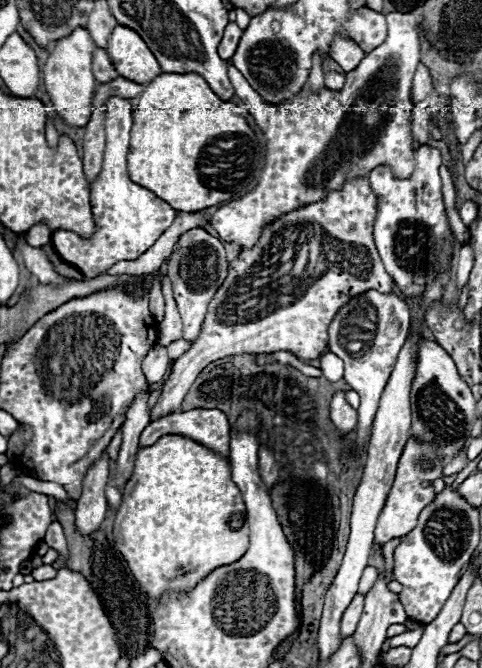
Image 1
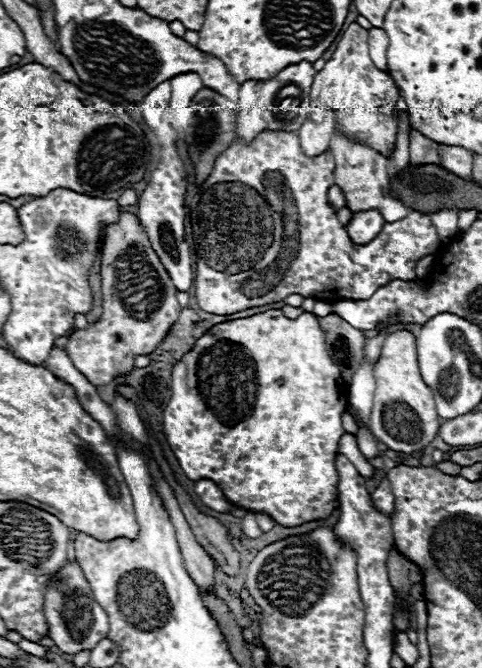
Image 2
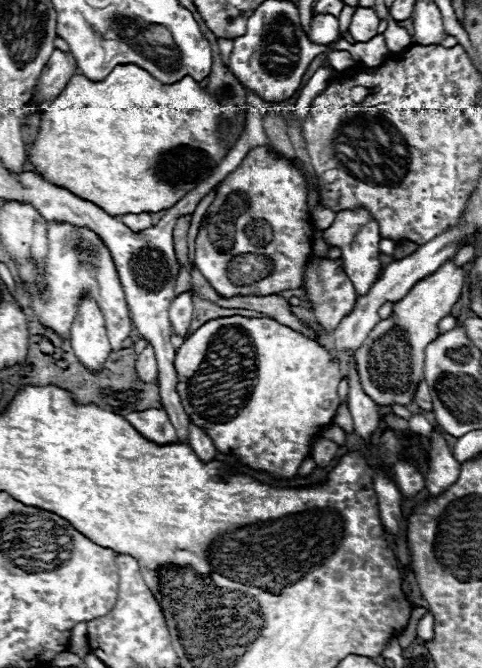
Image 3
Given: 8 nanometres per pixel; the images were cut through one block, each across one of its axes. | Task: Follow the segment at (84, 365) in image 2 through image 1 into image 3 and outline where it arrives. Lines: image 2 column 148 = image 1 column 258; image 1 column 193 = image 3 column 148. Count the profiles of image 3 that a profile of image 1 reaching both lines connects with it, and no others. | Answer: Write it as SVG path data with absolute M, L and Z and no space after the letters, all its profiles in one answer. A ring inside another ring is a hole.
M150 344L144 348L142 354L138 354L136 374L140 376L140 382L144 382L144 384L150 384L150 382L156 382L158 380L156 356L154 356L154 348Z

